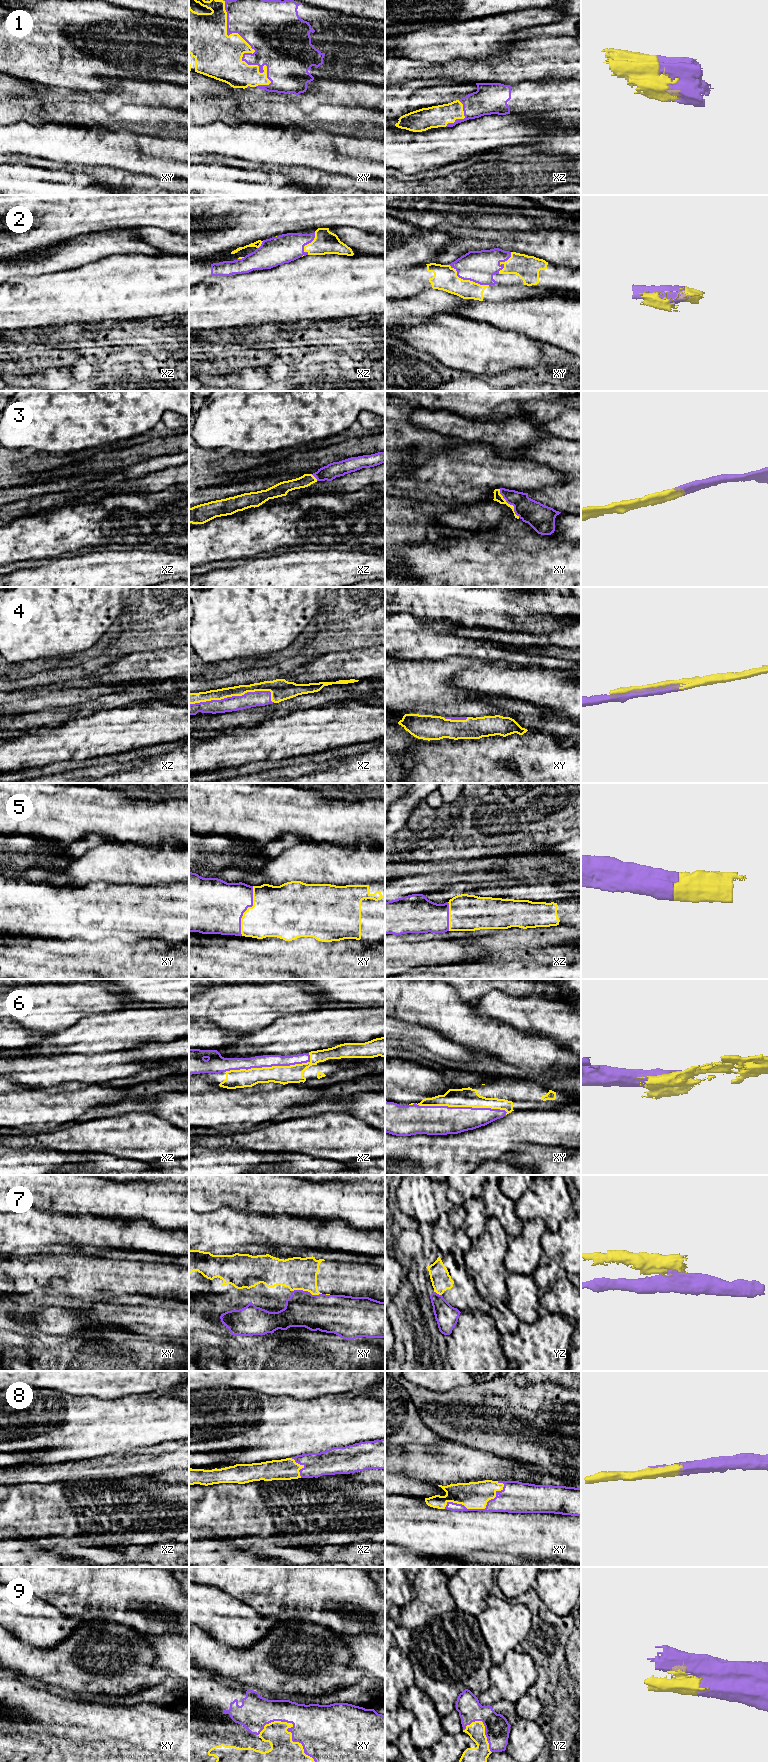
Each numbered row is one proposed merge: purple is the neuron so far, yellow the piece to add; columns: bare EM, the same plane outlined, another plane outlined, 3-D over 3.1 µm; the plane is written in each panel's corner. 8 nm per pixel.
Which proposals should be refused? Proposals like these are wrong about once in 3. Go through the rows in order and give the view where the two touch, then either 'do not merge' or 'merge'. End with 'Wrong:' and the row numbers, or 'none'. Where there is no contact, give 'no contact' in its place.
1: xy | merge
2: xy | merge
3: xy | merge
4: xz | merge
5: xy | merge
6: xy | merge
7: xy | do not merge
8: xy | merge
9: xy | merge
Wrong: 7

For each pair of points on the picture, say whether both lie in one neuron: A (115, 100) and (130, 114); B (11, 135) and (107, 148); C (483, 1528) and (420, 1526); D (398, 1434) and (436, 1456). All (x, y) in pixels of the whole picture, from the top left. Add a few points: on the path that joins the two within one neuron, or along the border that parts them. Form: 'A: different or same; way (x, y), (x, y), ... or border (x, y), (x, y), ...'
A: different; border (144, 104), (123, 104), (110, 114)
B: same; way (35, 140), (83, 145)
C: same; way (467, 1528), (436, 1528)
D: different; border (438, 1443), (395, 1446)

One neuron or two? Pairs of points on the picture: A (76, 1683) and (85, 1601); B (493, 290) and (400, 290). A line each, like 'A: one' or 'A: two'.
A: two
B: one

